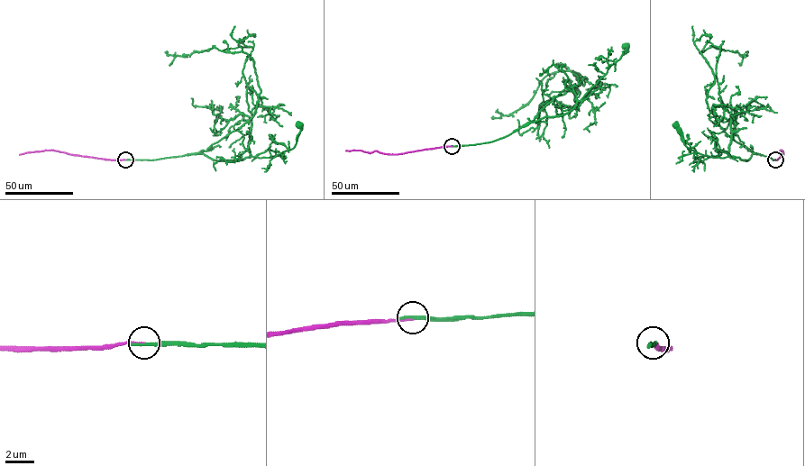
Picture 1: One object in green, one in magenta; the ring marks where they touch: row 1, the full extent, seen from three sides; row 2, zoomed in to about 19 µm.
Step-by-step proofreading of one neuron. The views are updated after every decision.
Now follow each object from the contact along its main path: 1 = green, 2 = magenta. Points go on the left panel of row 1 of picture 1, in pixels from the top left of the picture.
1: (125, 159), (153, 159), (198, 153), (216, 160), (269, 158), (294, 147), (300, 126)
2: (125, 159), (104, 159), (50, 150), (20, 155)

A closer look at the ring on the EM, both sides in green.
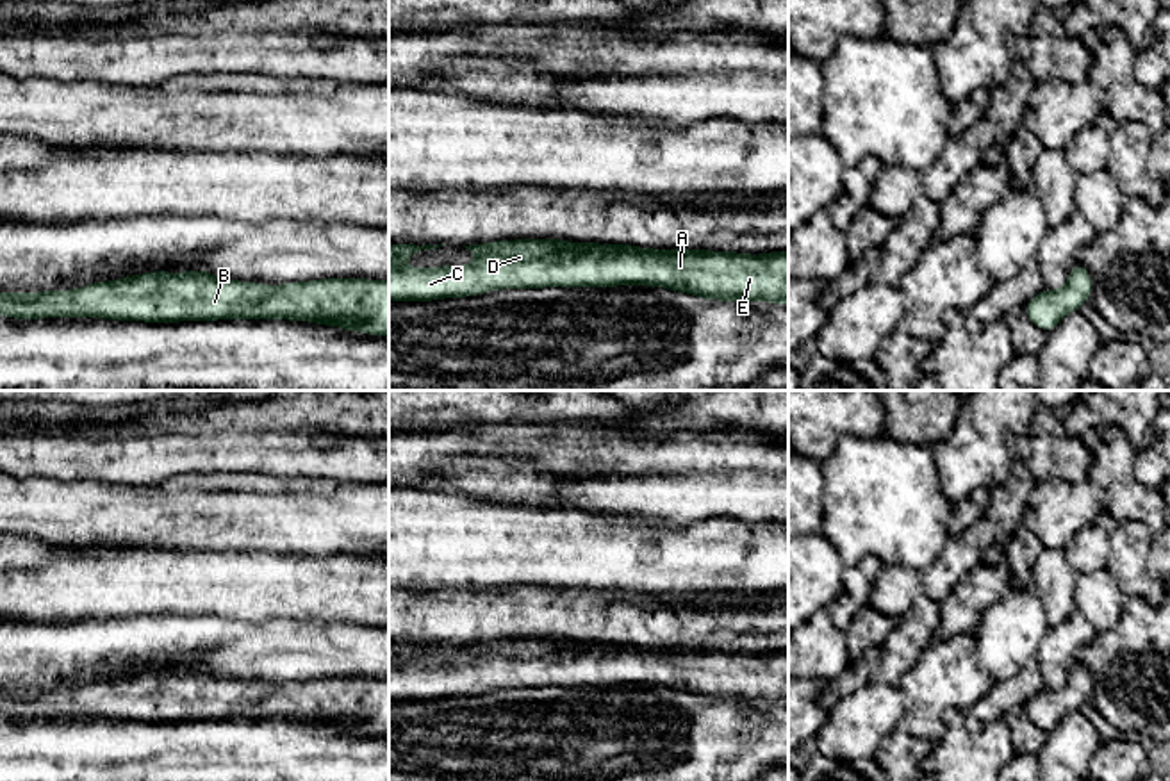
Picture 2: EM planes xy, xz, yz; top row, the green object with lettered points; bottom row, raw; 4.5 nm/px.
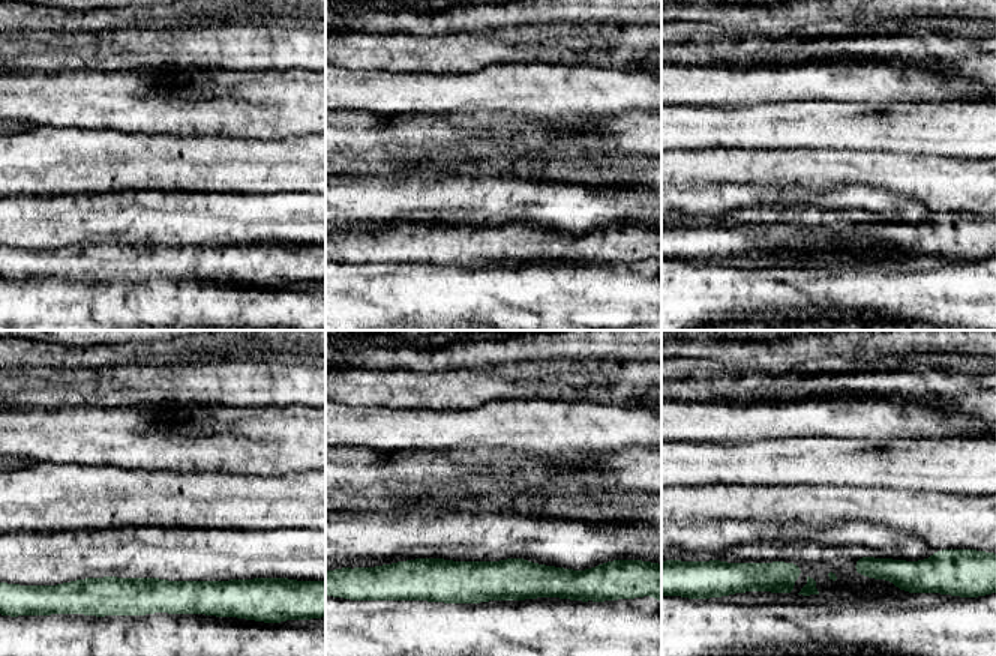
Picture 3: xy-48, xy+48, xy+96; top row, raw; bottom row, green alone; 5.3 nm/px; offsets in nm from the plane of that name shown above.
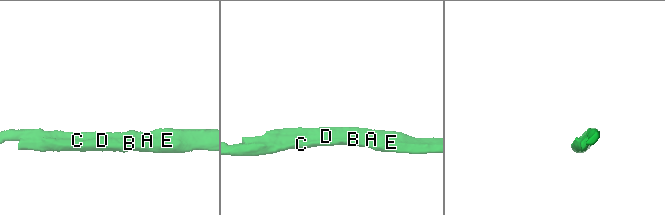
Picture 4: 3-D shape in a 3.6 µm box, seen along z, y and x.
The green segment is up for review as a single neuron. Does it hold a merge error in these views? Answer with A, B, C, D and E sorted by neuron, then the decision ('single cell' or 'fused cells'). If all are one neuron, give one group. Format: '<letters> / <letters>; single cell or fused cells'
A B C D E; single cell

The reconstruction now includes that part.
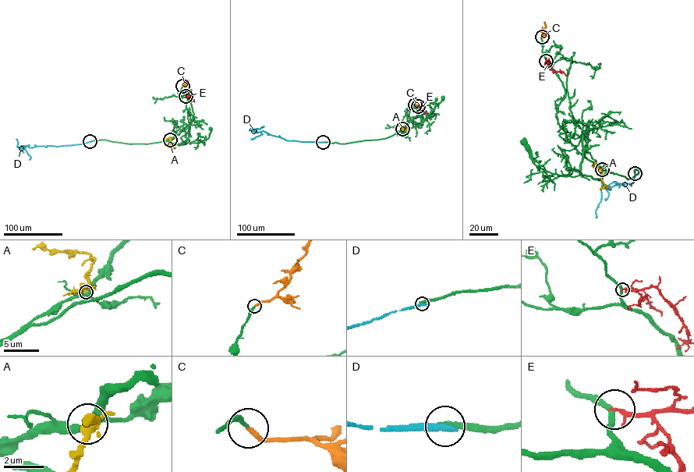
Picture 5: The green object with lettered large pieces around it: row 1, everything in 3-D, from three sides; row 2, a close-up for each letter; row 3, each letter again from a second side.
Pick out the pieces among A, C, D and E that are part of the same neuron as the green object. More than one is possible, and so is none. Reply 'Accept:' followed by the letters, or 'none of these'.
Accept: C

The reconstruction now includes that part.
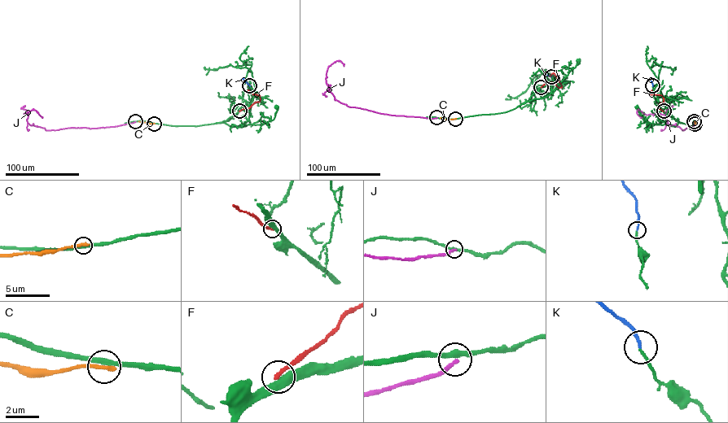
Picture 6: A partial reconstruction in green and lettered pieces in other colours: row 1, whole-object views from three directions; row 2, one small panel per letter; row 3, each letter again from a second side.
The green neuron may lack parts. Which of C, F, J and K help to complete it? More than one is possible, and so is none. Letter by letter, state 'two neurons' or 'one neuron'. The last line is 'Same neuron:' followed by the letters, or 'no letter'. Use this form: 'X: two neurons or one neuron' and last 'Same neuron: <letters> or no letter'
C: two neurons
F: two neurons
J: two neurons
K: one neuron
Same neuron: K

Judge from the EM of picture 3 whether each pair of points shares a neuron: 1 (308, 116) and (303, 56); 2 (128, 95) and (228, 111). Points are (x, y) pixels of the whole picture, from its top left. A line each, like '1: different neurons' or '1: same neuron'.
1: different neurons
2: same neuron

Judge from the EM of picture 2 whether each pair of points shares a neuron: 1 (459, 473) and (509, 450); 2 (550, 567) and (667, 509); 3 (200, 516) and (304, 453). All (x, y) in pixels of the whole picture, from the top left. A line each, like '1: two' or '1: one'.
1: two
2: two
3: two

